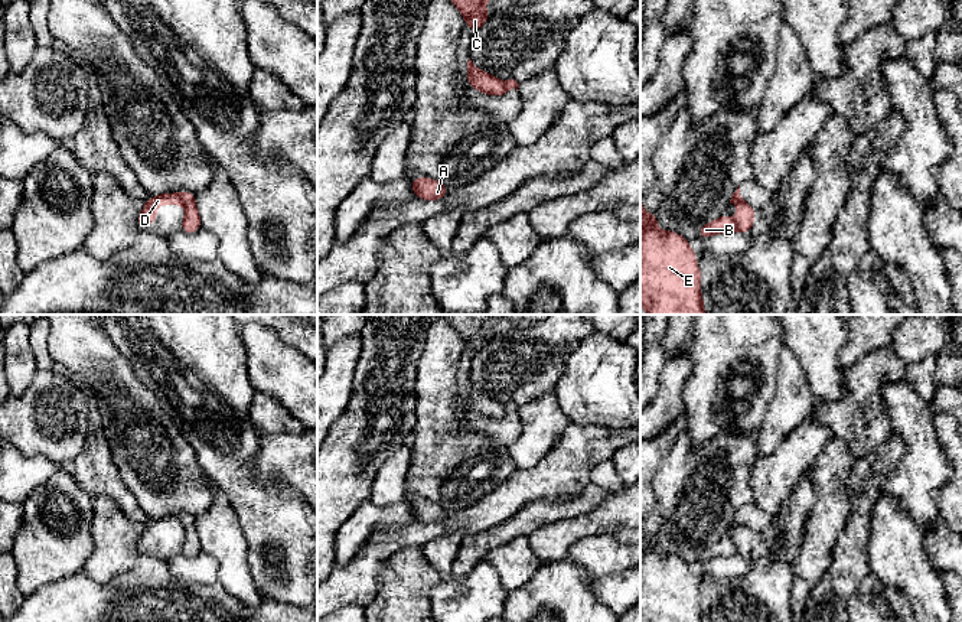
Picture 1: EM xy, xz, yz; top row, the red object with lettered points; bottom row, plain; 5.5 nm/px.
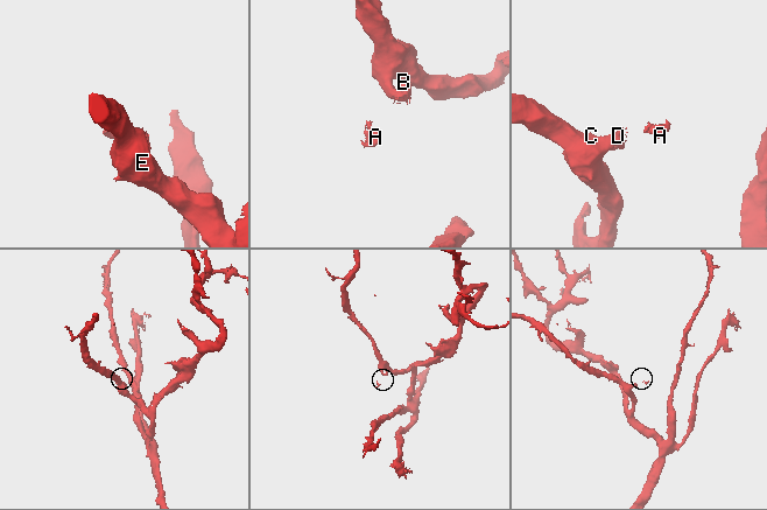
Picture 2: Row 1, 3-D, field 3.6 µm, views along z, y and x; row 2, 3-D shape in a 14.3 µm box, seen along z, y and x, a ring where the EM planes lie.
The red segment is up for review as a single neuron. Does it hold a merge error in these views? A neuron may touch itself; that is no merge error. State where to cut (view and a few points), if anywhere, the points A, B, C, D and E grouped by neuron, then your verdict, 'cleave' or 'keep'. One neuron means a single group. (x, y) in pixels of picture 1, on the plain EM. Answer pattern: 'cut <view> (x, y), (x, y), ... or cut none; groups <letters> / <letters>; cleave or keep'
cut xz (505, 406), (505, 413), (501, 417); groups A B / C D E; cleave

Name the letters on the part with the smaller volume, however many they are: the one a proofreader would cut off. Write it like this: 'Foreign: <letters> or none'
Foreign: A, B

